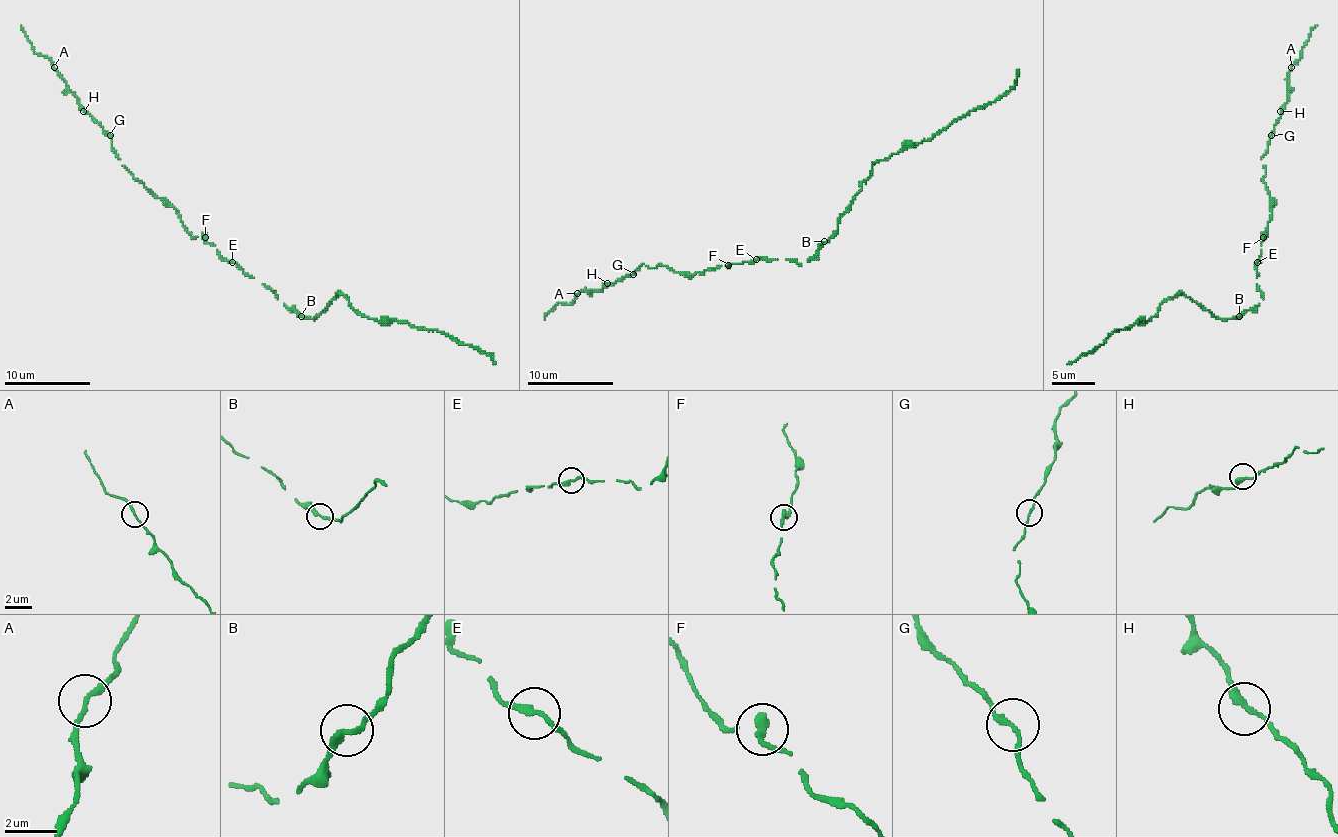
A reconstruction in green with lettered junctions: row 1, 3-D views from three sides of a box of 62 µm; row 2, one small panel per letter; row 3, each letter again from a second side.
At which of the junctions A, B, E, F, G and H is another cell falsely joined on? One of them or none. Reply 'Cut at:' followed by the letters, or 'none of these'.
Cut at: none of these

